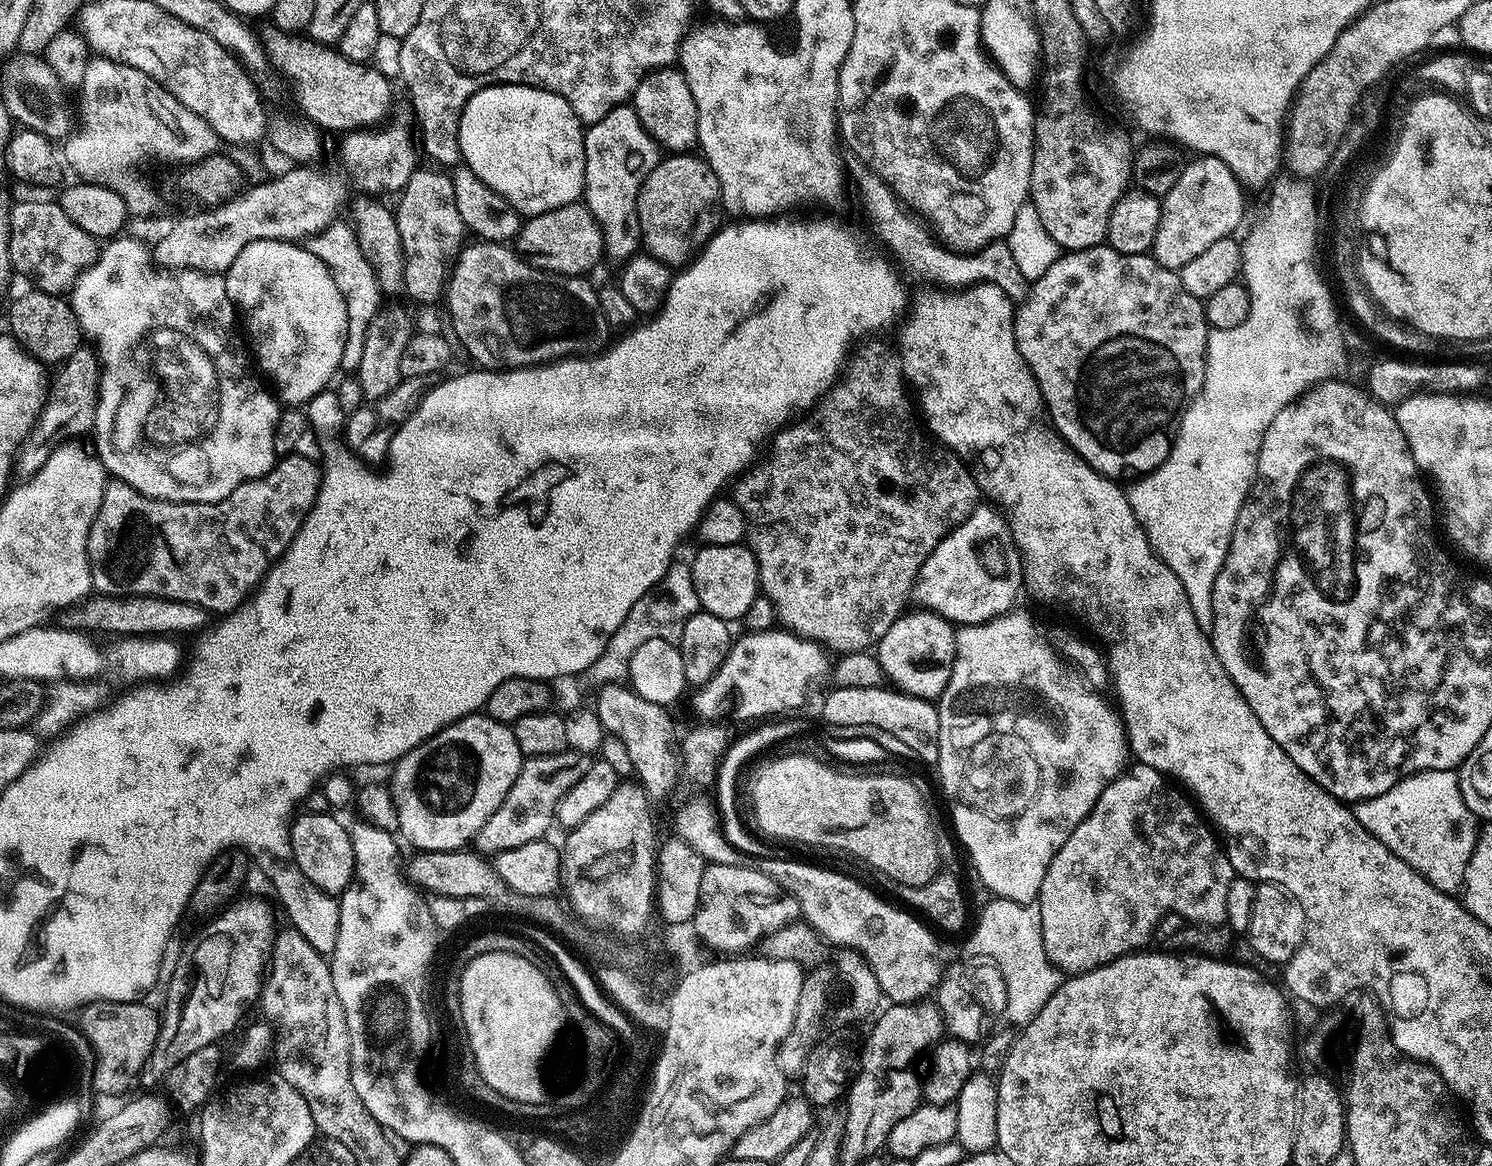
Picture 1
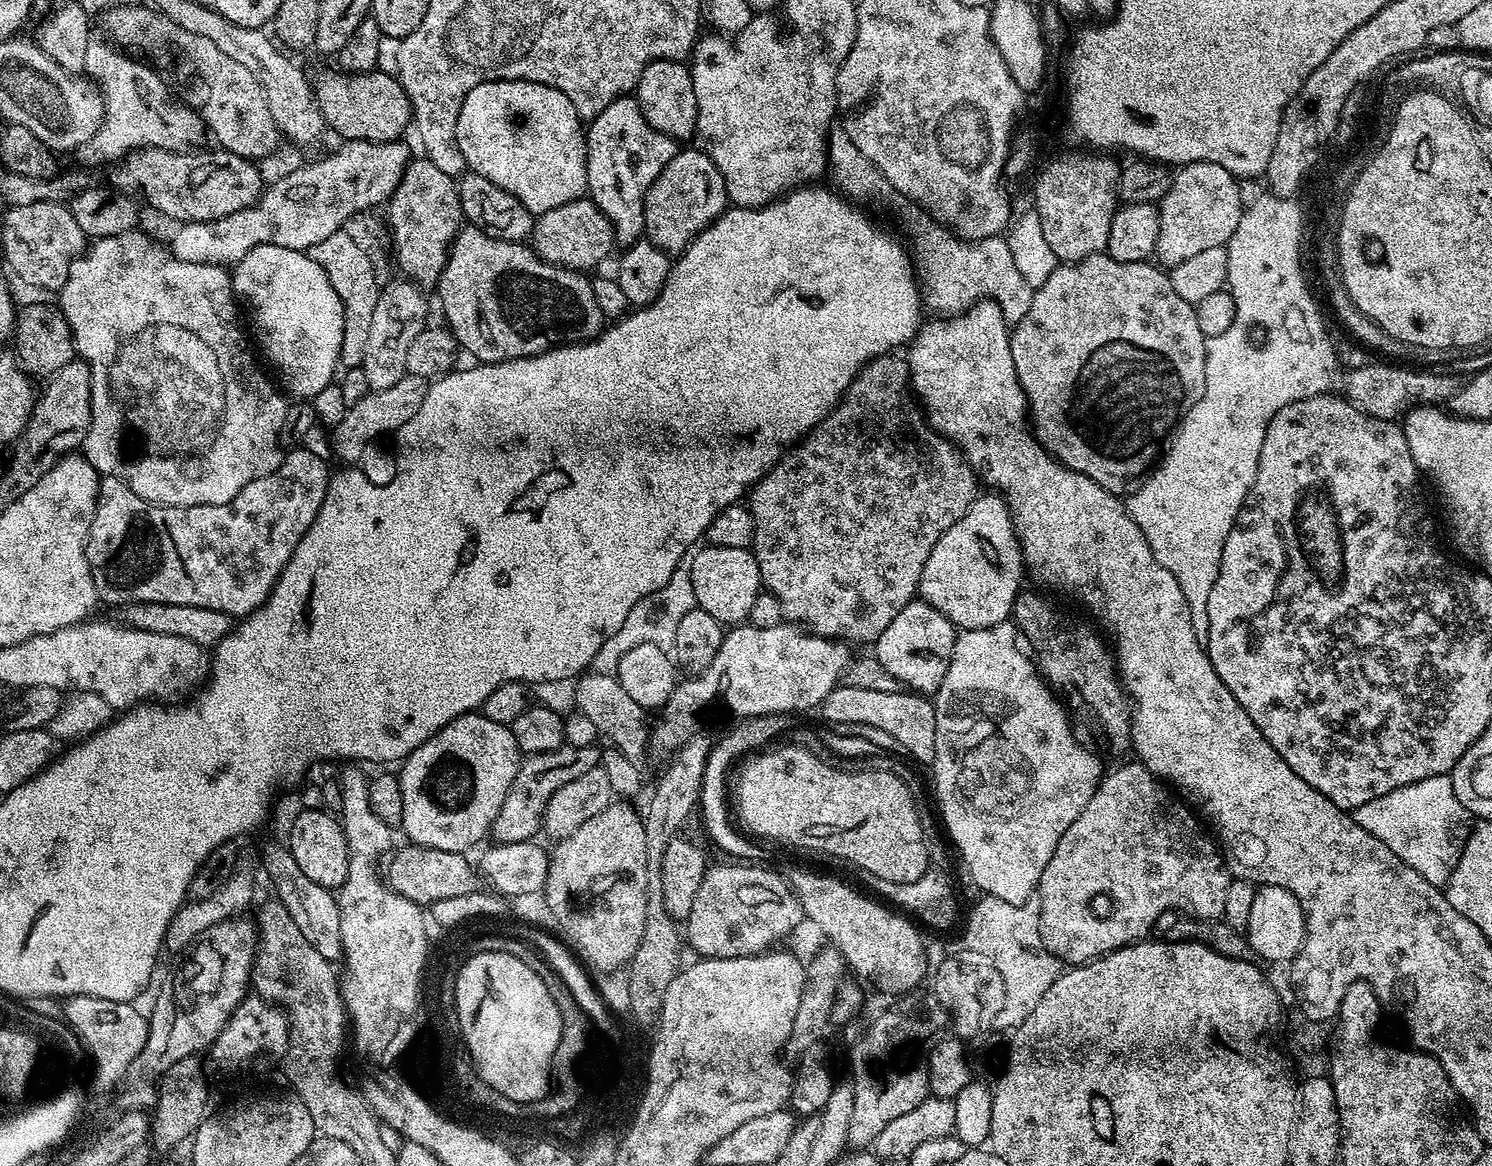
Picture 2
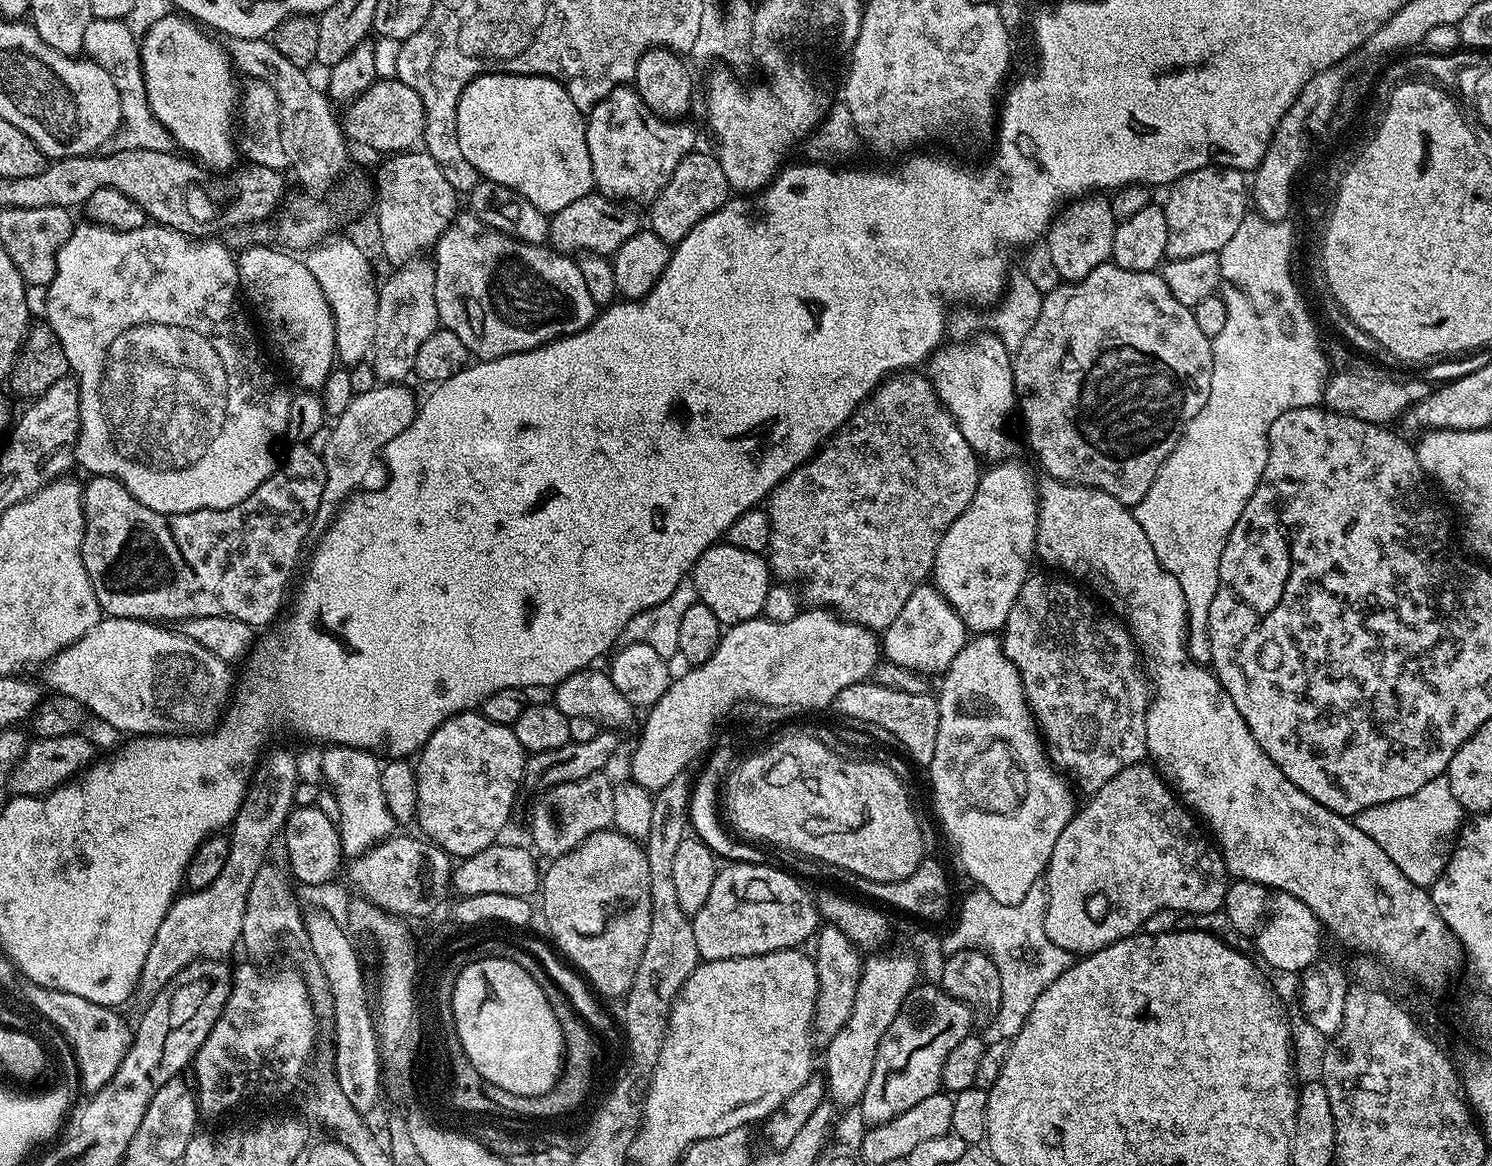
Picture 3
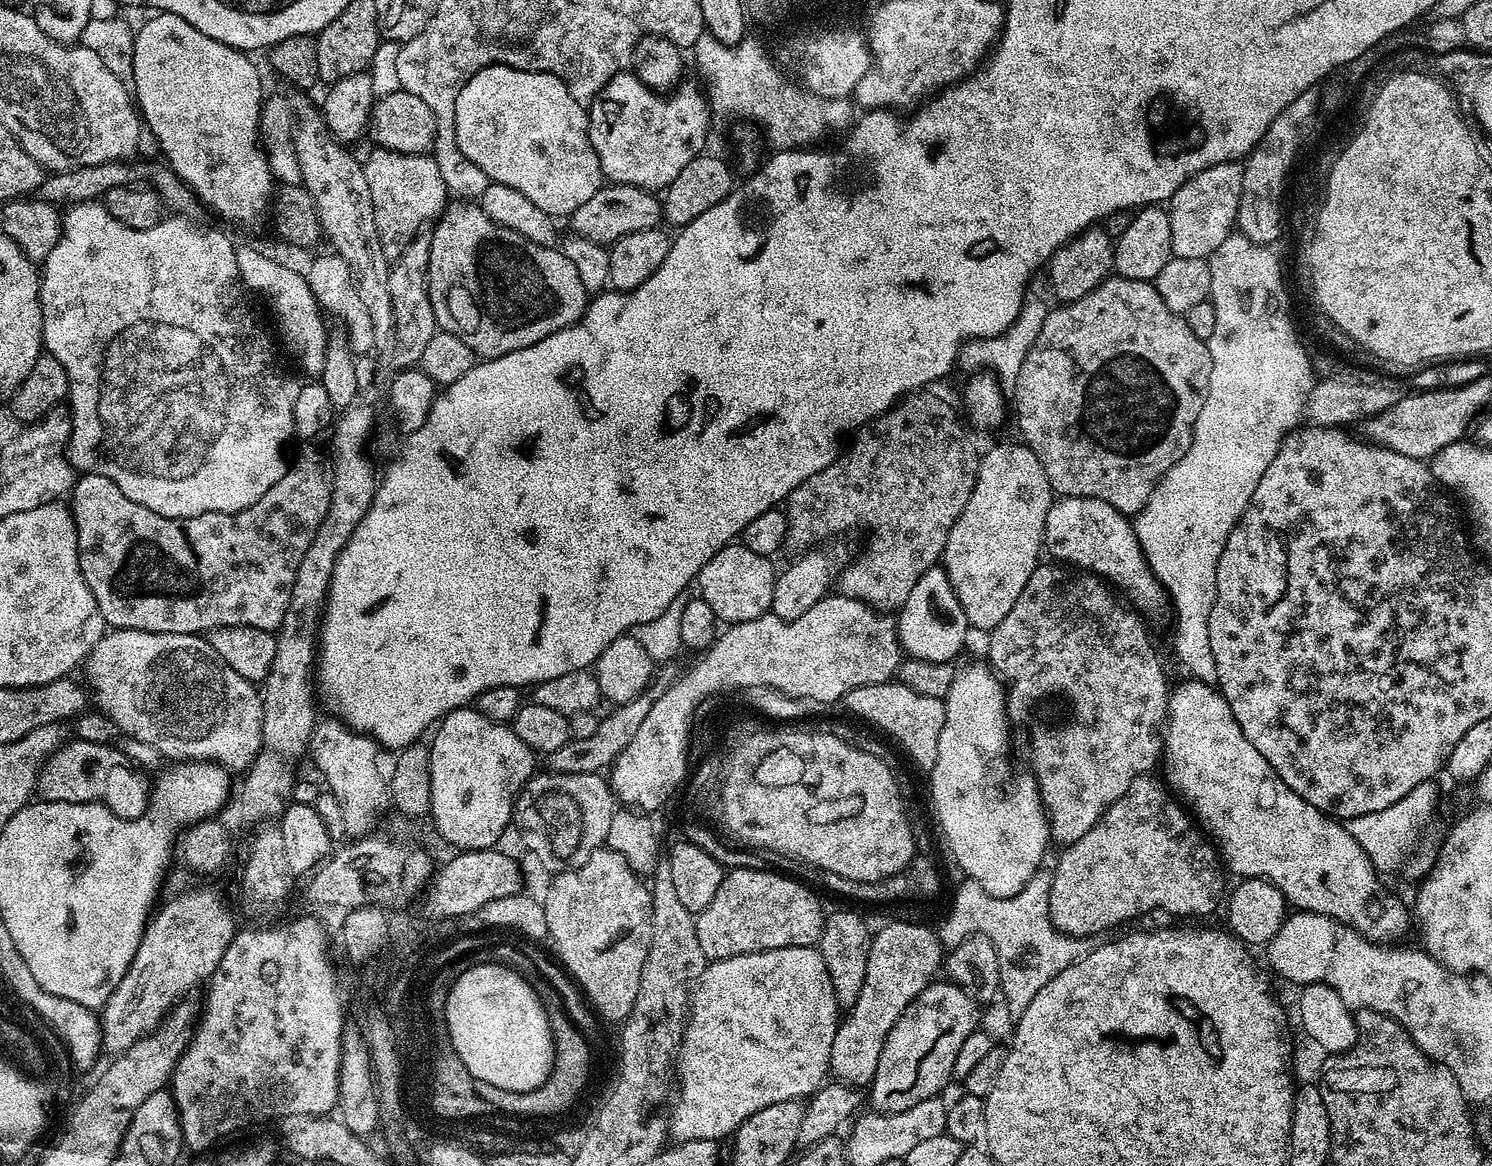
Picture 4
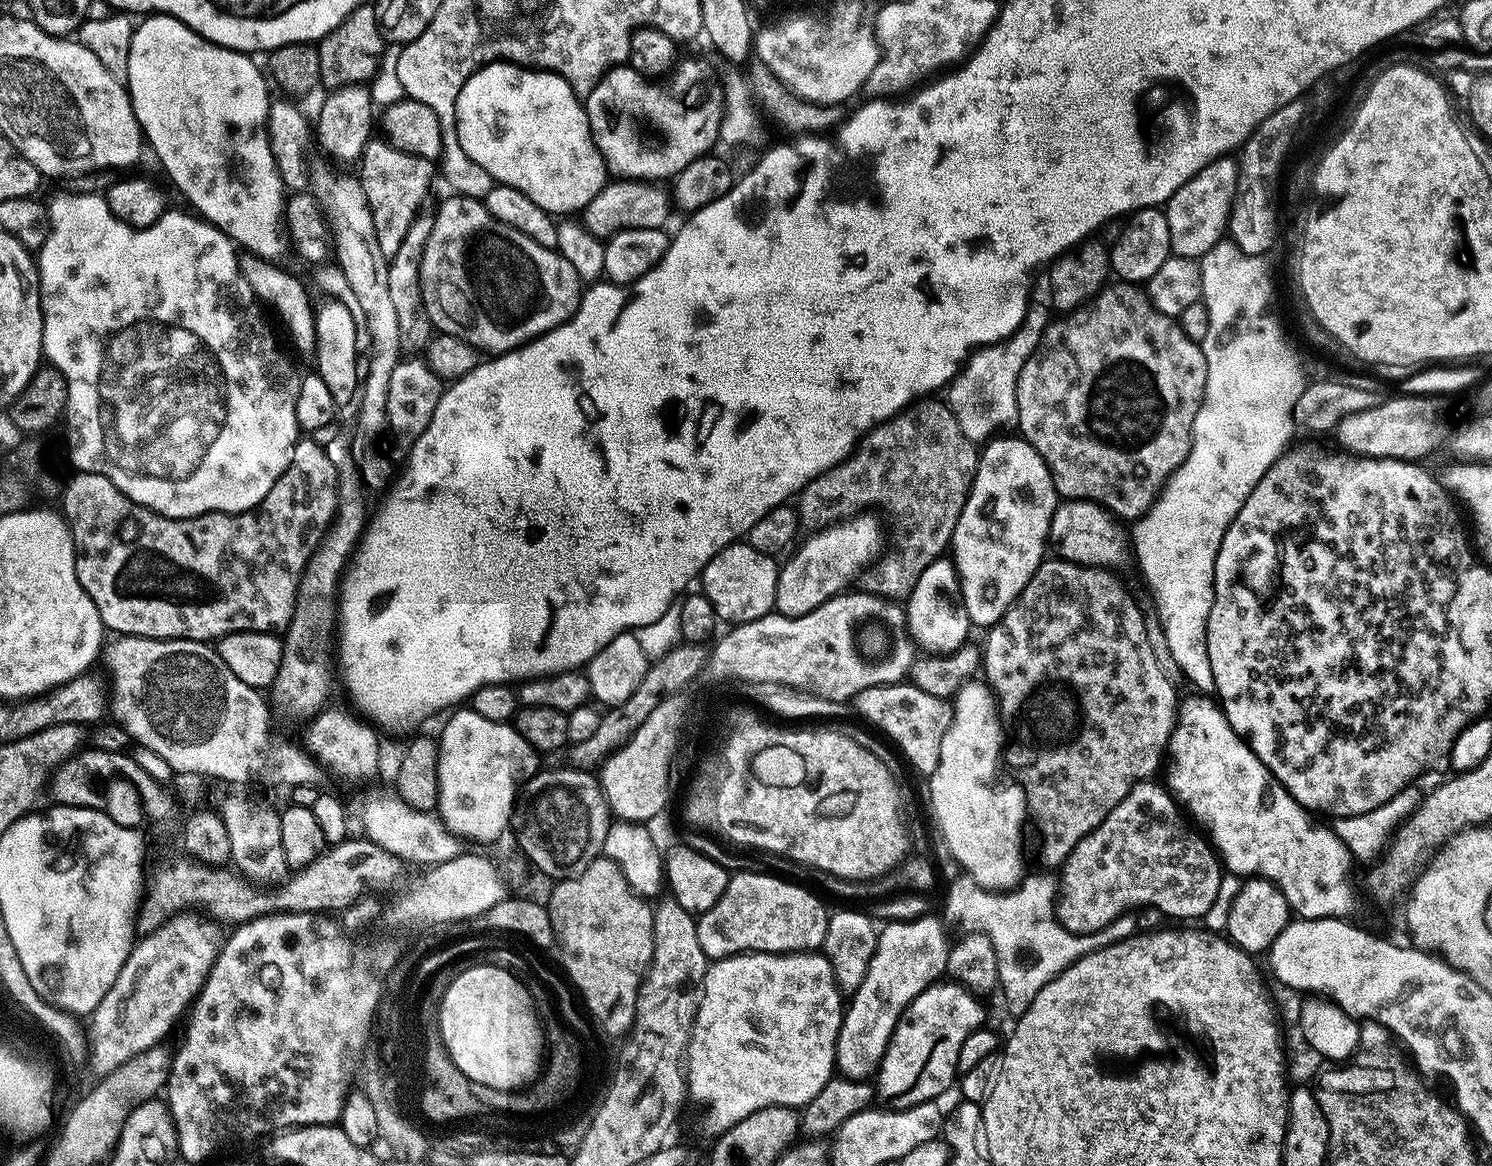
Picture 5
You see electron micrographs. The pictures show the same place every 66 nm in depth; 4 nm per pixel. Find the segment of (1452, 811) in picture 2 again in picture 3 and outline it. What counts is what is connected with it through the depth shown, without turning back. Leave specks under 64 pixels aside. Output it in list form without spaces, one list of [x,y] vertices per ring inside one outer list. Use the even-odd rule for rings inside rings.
[[[1447,775],[1426,782],[1422,790],[1414,790],[1414,794],[1406,798],[1398,798],[1382,806],[1370,806],[1354,818],[1358,830],[1374,838],[1374,842],[1382,846],[1390,862],[1394,862],[1394,866],[1398,866],[1406,878],[1426,889],[1431,889],[1442,875],[1465,820],[1466,813],[1460,807],[1458,798],[1454,798]]]

